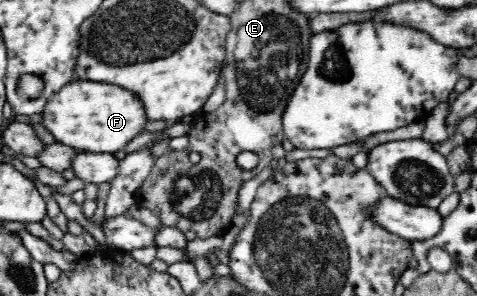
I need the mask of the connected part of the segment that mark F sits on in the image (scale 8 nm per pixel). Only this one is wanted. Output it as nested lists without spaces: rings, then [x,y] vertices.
[[[72,81],[49,98],[41,112],[43,126],[57,143],[77,149],[79,153],[113,153],[123,150],[147,124],[143,101],[121,86],[92,81]]]

